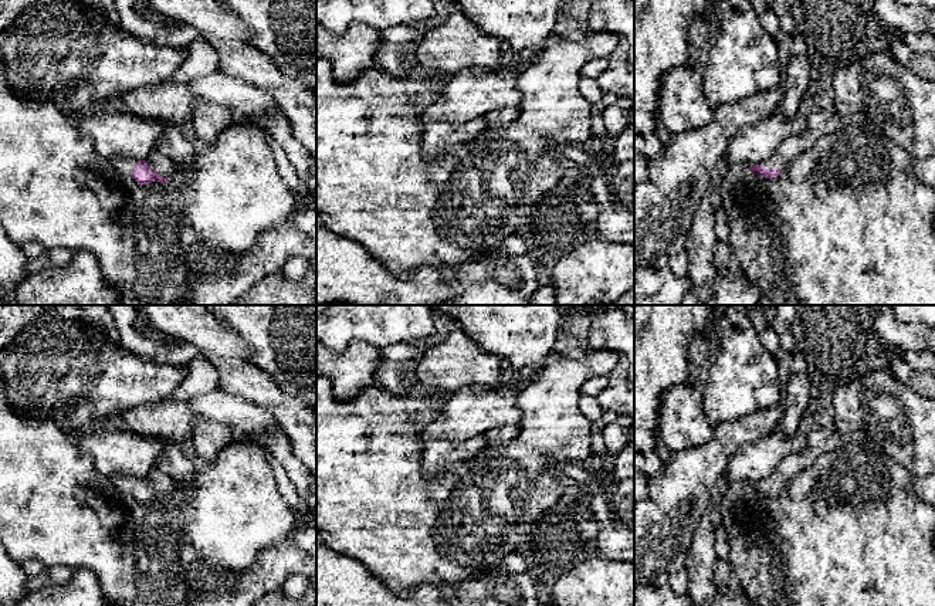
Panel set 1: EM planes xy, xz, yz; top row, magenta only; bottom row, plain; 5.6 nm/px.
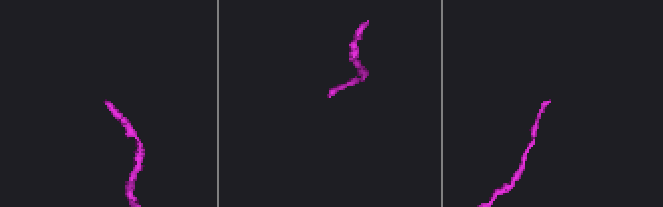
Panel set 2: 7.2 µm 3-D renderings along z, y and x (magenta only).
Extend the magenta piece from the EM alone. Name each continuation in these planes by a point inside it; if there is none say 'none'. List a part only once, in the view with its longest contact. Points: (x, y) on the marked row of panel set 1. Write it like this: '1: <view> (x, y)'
1: xy (159, 162)

